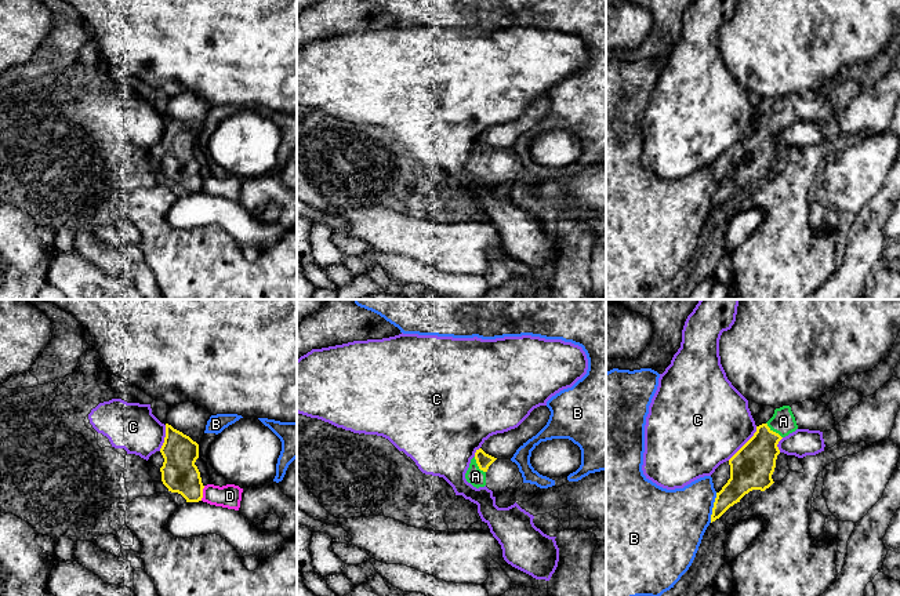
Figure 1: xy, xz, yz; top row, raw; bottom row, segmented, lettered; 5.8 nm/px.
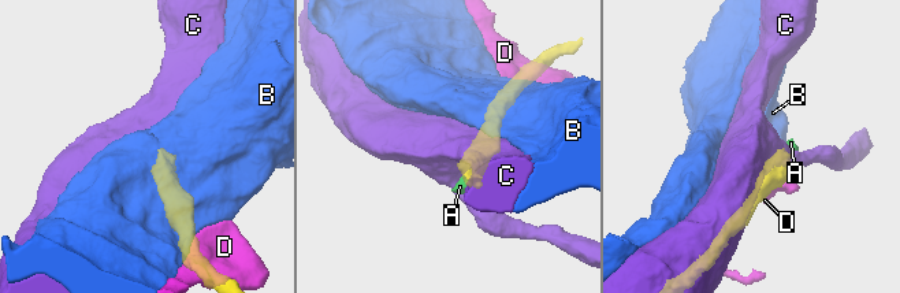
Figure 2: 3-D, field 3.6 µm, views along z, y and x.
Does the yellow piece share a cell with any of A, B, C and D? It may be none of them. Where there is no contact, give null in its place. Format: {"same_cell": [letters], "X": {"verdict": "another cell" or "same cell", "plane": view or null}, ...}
{"same_cell": ["A"], "A": {"verdict": "same cell", "plane": "yz"}, "B": {"verdict": "another cell", "plane": "yz"}, "C": {"verdict": "another cell", "plane": "yz"}, "D": {"verdict": "another cell", "plane": "xy"}}

